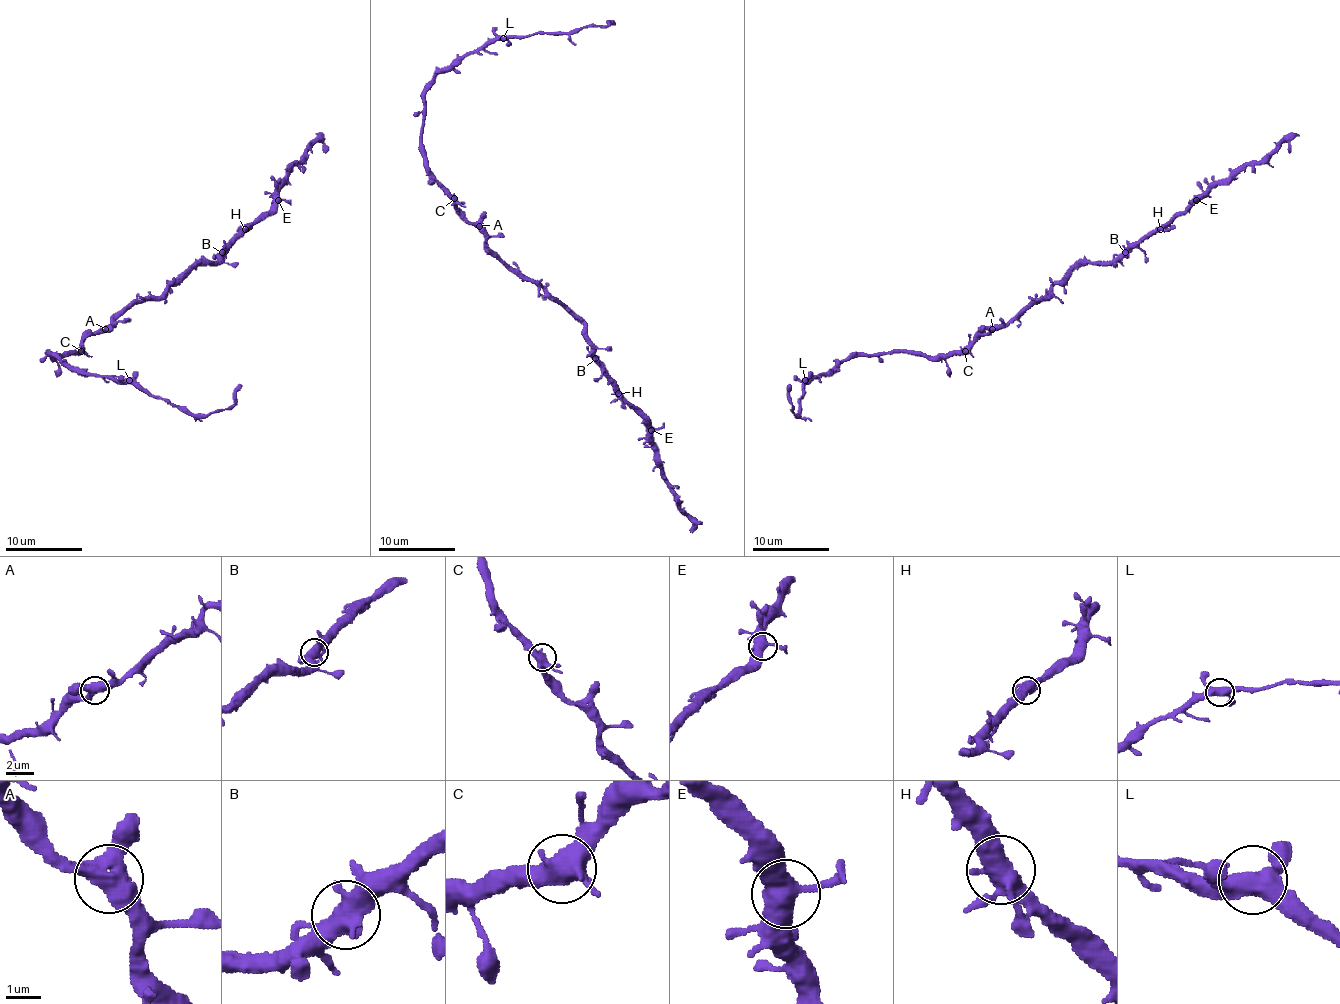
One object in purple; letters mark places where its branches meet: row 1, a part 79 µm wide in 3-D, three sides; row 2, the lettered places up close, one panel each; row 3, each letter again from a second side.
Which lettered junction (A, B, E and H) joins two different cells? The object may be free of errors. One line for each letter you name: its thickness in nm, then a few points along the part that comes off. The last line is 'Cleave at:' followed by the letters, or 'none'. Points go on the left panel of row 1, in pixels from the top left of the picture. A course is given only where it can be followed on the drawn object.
Cleave at: none

